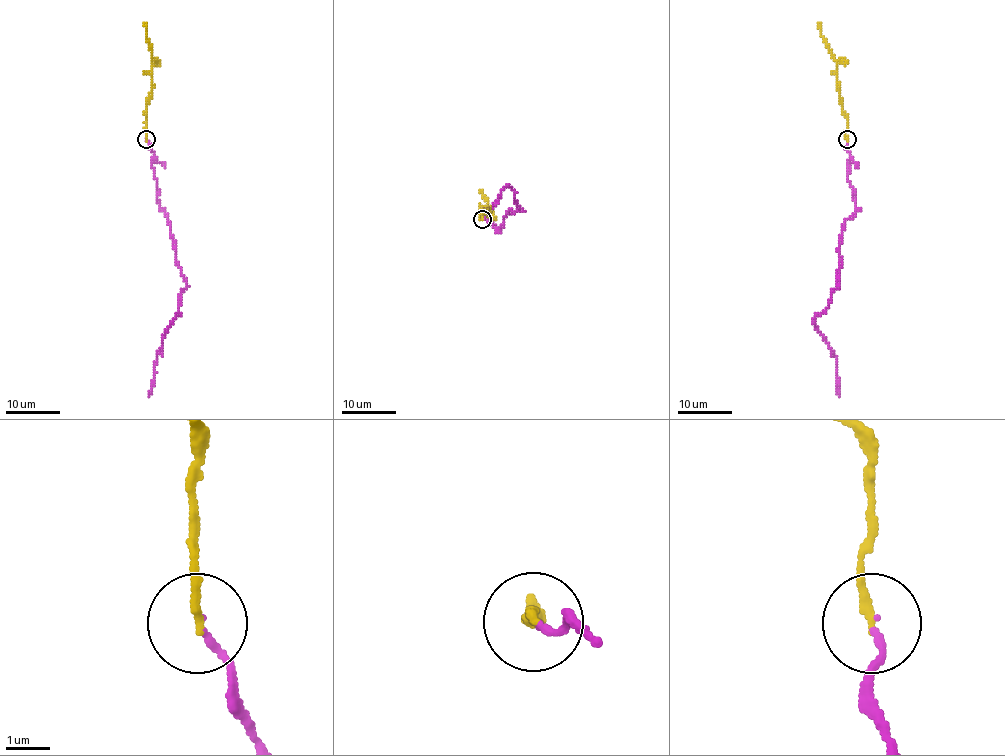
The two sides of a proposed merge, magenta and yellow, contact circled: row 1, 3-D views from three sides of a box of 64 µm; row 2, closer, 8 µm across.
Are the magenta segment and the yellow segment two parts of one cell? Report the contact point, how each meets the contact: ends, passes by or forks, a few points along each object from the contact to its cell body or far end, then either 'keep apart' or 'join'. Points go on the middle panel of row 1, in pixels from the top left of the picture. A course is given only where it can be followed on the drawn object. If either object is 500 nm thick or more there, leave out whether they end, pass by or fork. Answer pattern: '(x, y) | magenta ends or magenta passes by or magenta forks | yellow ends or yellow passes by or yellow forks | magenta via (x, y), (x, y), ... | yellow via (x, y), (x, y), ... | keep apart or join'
(482, 219) | magenta ends | yellow ends | magenta via (481, 219), (491, 220), (499, 228), (506, 215), (522, 211), (511, 186), (499, 196), (492, 209), (485, 211) | yellow via (481, 219), (481, 213), (488, 209), (481, 190) | join

